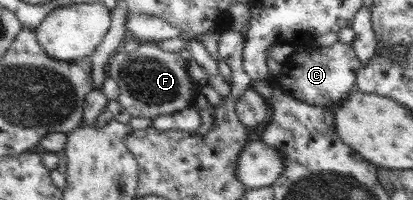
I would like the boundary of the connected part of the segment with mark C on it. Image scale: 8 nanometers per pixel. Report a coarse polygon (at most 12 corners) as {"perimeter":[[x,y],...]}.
{"perimeter":[[352,44],[293,52],[271,82],[327,107],[354,92]]}

